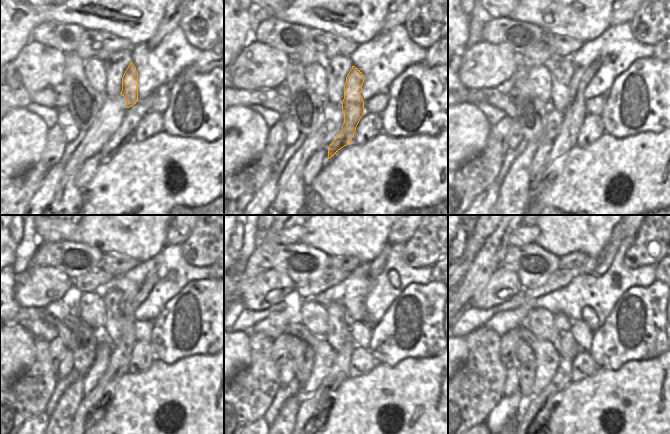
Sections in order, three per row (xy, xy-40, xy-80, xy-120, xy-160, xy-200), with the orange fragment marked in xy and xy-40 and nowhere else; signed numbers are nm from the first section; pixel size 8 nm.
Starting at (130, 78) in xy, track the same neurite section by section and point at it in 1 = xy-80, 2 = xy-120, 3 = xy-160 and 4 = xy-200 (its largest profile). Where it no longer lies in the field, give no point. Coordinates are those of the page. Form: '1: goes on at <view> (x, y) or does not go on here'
1: goes on at xy-80 (575, 113)
2: goes on at xy-120 (91, 410)
3: goes on at xy-160 (313, 411)
4: goes on at xy-200 (534, 415)

